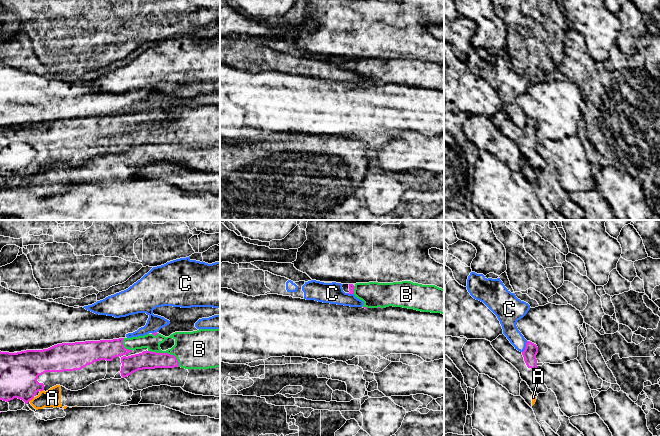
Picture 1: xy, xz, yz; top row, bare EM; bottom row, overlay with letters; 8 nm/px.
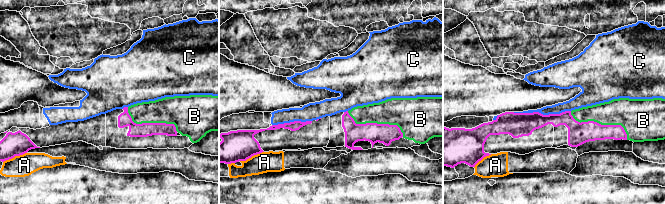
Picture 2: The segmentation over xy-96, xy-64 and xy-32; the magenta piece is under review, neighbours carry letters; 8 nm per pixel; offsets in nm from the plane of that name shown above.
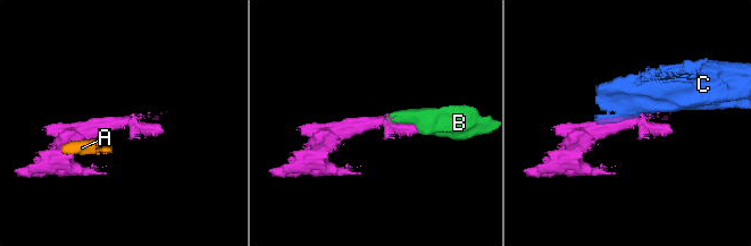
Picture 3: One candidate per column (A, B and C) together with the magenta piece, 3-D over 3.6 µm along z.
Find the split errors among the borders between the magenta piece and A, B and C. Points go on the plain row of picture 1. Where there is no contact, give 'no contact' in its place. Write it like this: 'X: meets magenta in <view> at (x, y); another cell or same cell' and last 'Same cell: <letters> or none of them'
A: meets magenta in xy at (31, 175); same cell
B: meets magenta in xy at (166, 129); another cell
C: meets magenta in yz at (526, 123); another cell
Same cell: A

